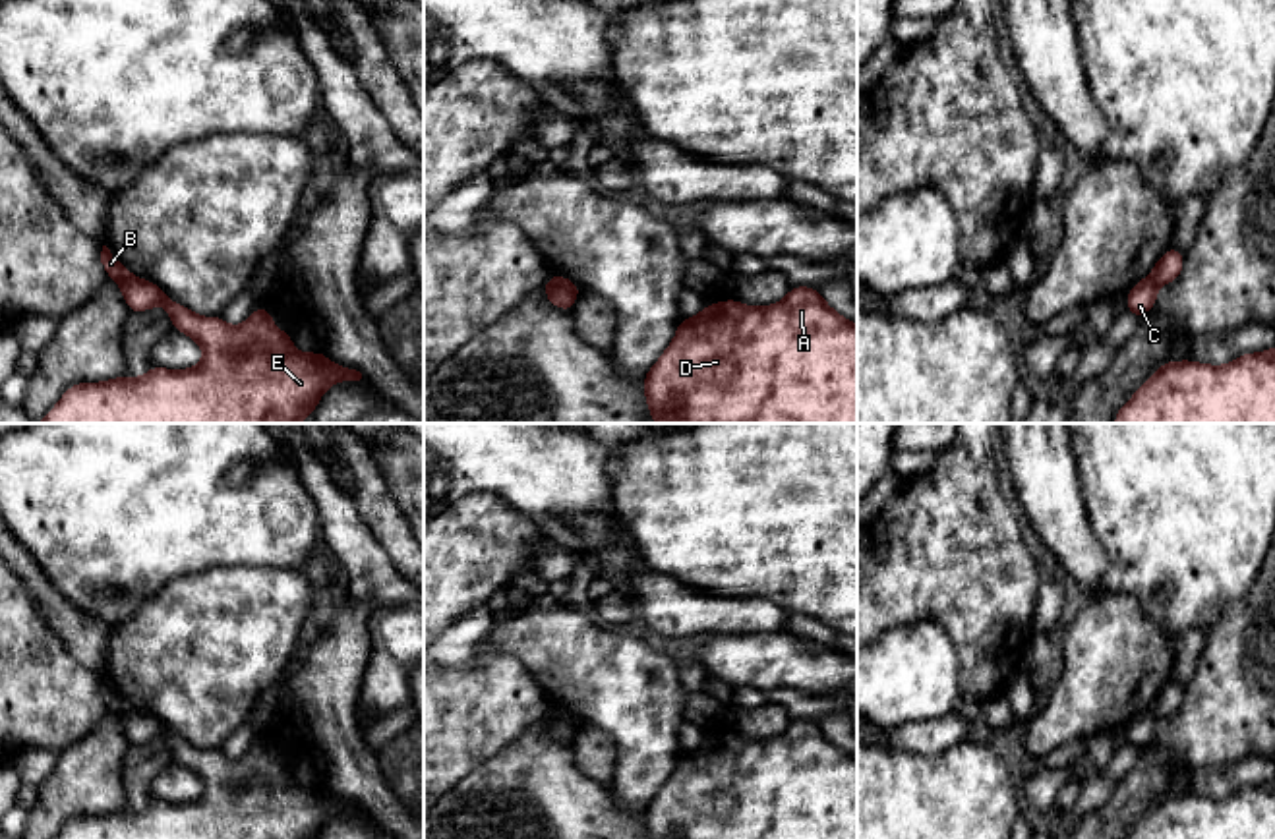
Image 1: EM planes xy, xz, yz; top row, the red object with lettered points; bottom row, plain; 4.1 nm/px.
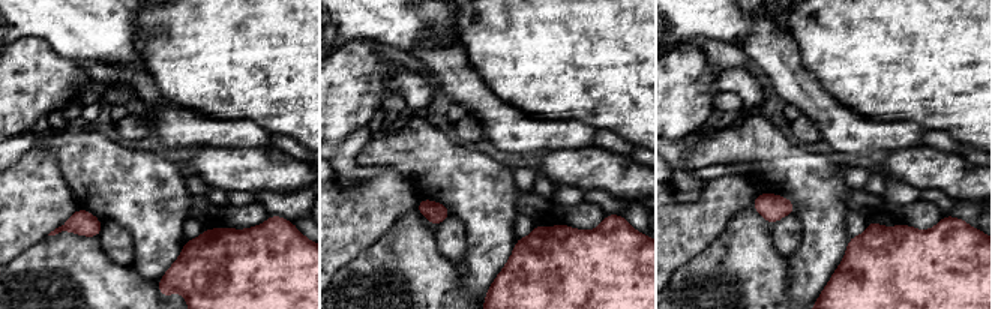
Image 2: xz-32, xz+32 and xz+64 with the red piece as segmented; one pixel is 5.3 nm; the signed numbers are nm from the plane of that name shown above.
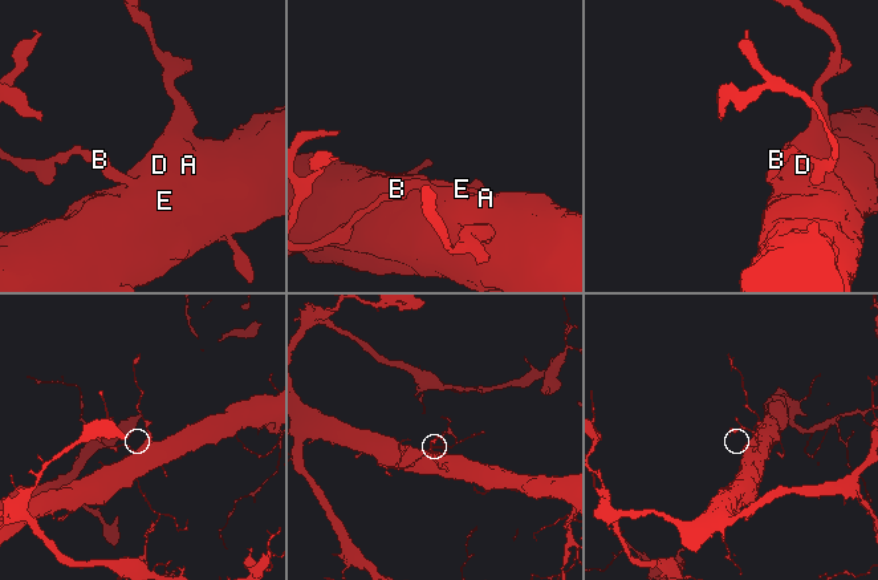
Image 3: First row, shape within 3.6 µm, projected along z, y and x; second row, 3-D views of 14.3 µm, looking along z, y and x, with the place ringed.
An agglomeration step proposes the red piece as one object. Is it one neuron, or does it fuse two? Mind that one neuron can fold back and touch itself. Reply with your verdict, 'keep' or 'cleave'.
cleave

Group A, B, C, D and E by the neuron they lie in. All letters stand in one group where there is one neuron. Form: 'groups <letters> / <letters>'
groups A C D E / B

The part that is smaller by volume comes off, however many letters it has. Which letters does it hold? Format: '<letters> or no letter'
B

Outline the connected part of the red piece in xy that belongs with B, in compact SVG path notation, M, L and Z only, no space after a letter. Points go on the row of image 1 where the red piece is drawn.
M103 246L101 263L103 263L110 280L122 282L122 280L128 280L132 276L132 273L120 261L116 261L112 257L112 253L106 246Z

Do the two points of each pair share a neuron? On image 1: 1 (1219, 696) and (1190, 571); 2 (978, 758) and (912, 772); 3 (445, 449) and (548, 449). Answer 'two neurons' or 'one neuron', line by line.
1: one neuron
2: one neuron
3: one neuron

